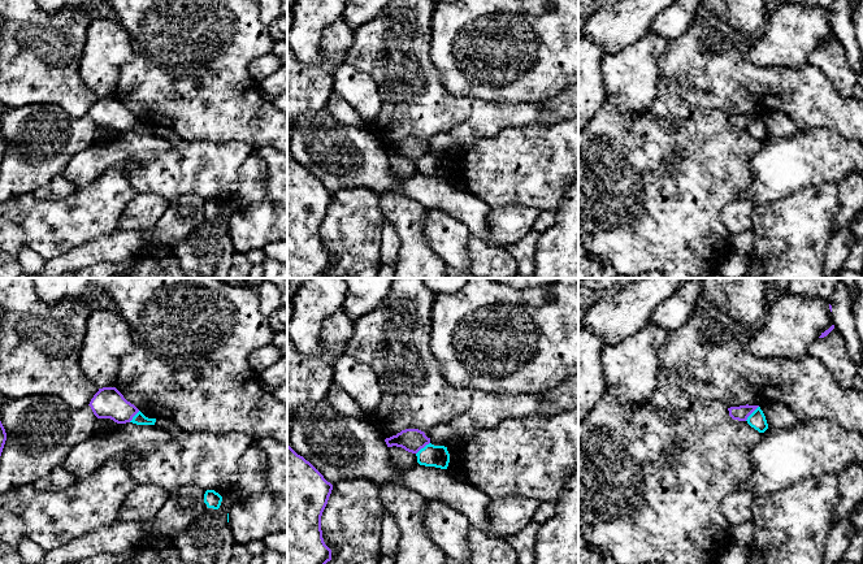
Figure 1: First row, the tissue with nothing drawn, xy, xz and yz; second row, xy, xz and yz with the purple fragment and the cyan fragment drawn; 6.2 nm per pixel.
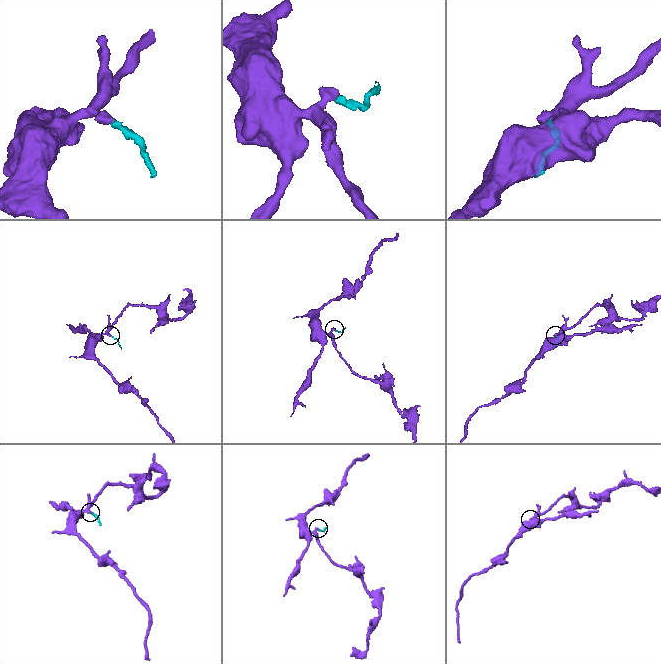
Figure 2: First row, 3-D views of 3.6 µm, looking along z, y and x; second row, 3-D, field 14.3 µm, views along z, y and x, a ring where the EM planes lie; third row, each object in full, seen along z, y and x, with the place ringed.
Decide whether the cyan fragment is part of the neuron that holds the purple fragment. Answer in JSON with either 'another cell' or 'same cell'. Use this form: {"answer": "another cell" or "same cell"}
{"answer": "another cell"}

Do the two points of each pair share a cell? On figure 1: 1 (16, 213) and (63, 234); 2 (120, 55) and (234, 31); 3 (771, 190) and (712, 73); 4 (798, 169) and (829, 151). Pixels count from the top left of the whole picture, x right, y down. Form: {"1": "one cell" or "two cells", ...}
{"1": "one cell", "2": "two cells", "3": "two cells", "4": "one cell"}

